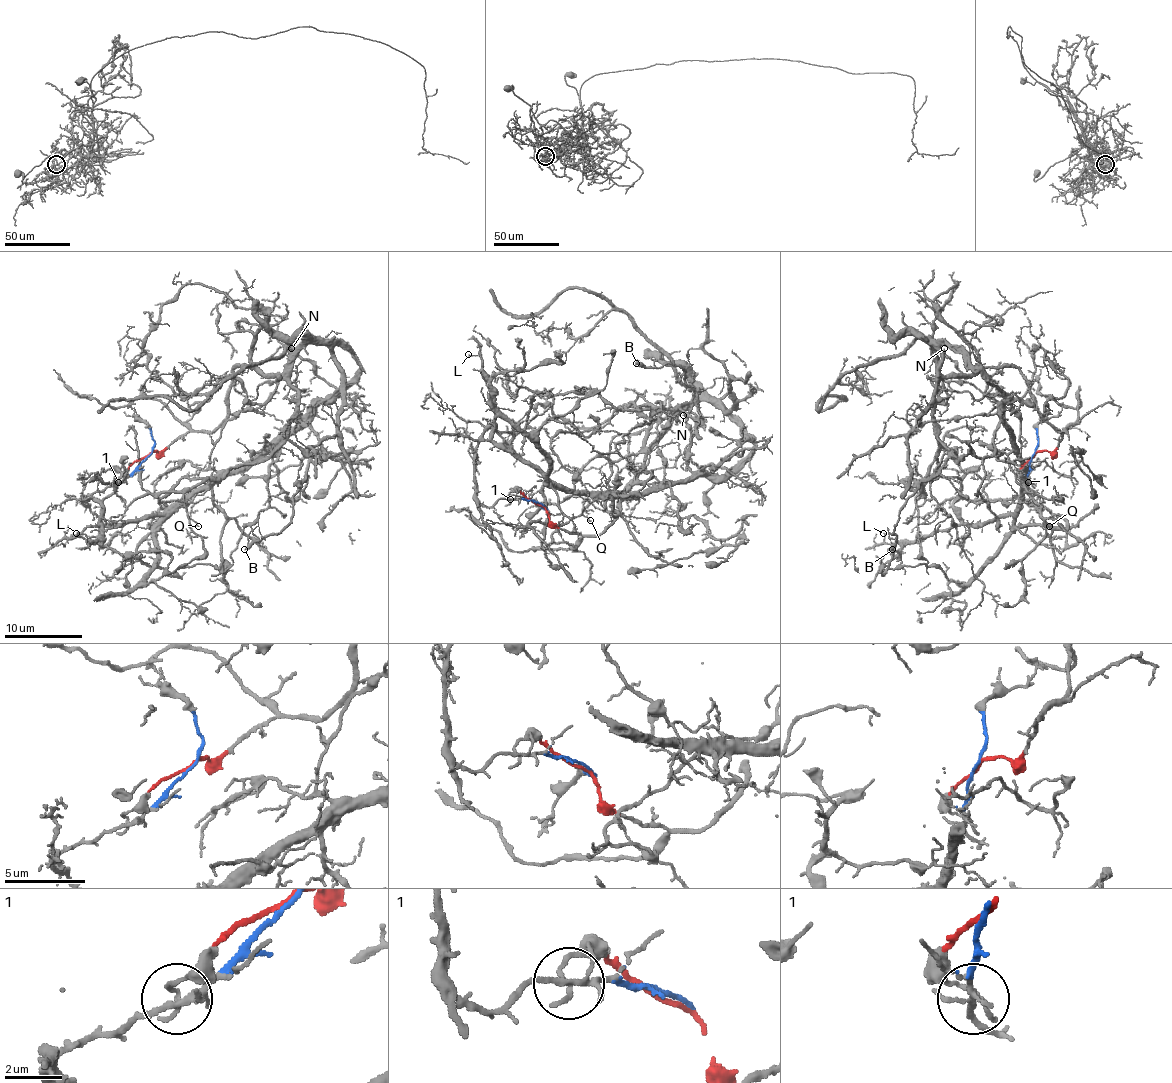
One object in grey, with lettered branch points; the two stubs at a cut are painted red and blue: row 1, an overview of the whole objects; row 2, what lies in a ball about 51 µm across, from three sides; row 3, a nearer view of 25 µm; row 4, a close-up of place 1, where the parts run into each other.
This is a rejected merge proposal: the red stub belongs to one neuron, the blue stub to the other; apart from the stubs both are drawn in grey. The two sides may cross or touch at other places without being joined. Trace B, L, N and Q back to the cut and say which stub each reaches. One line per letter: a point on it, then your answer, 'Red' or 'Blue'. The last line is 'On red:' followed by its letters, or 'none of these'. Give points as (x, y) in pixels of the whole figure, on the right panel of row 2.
B: Place: (892, 549). Red
L: Place: (883, 533). Blue
N: Place: (944, 348). Red
Q: Place: (1049, 526). Red
On red: B, N, Q

